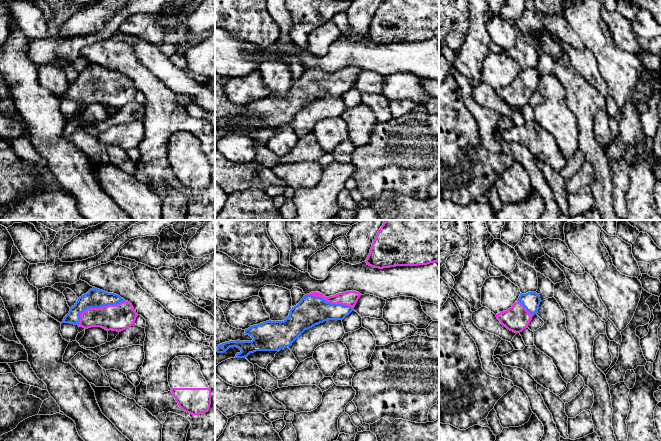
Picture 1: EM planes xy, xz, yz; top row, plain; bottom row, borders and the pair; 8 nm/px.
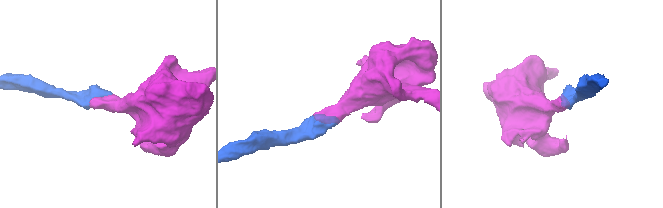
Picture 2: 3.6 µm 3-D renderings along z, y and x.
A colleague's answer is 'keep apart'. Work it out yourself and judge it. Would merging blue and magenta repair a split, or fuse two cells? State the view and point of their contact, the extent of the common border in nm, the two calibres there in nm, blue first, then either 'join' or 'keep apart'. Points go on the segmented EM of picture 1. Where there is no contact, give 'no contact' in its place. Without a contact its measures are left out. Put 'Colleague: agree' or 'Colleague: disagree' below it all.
meets blue in xy at (96, 307); contact 440 nm long; 160 nm thick on the blue side, 220 nm on the other; join
Colleague: disagree

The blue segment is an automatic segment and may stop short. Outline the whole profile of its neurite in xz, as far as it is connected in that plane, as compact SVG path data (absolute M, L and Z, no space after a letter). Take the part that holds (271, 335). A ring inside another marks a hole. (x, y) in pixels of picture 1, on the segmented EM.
M346 291L325 297L322 293L311 292L290 310L284 321L266 321L245 329L252 341L229 341L217 346L218 353L230 347L241 350L235 358L245 358L256 351L279 351L287 348L305 331L328 320L343 320L348 316L362 294Z

